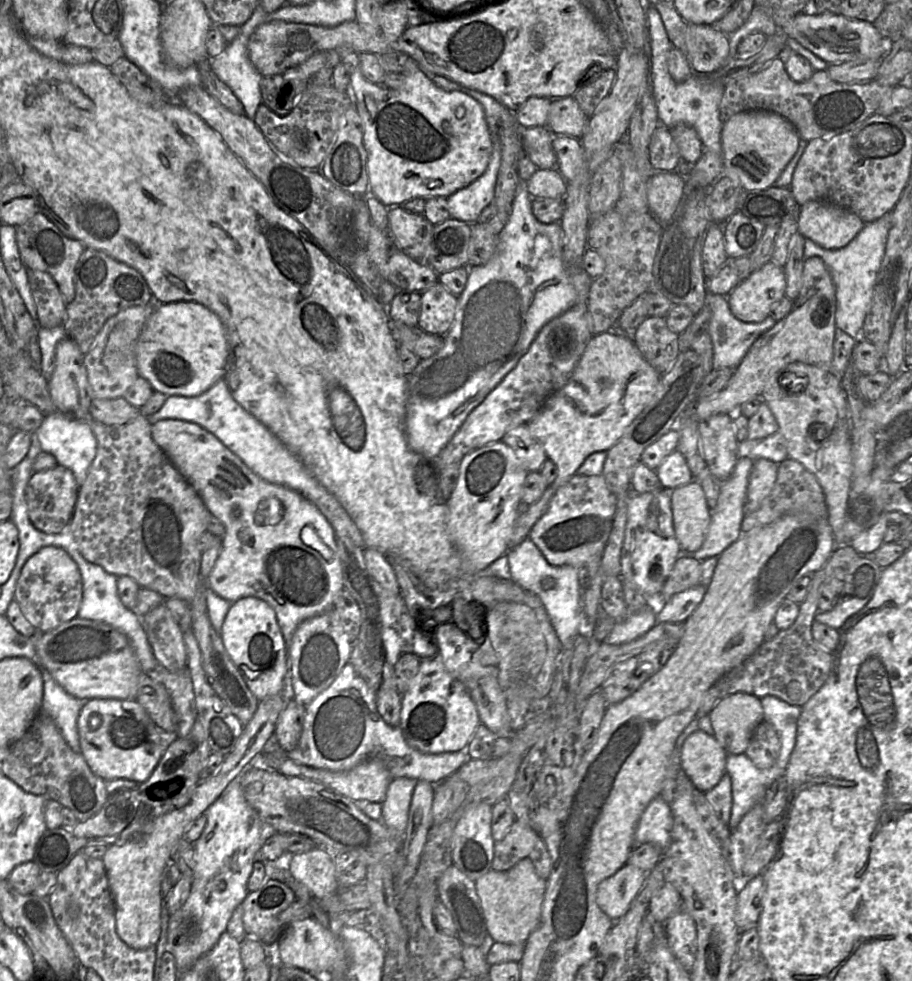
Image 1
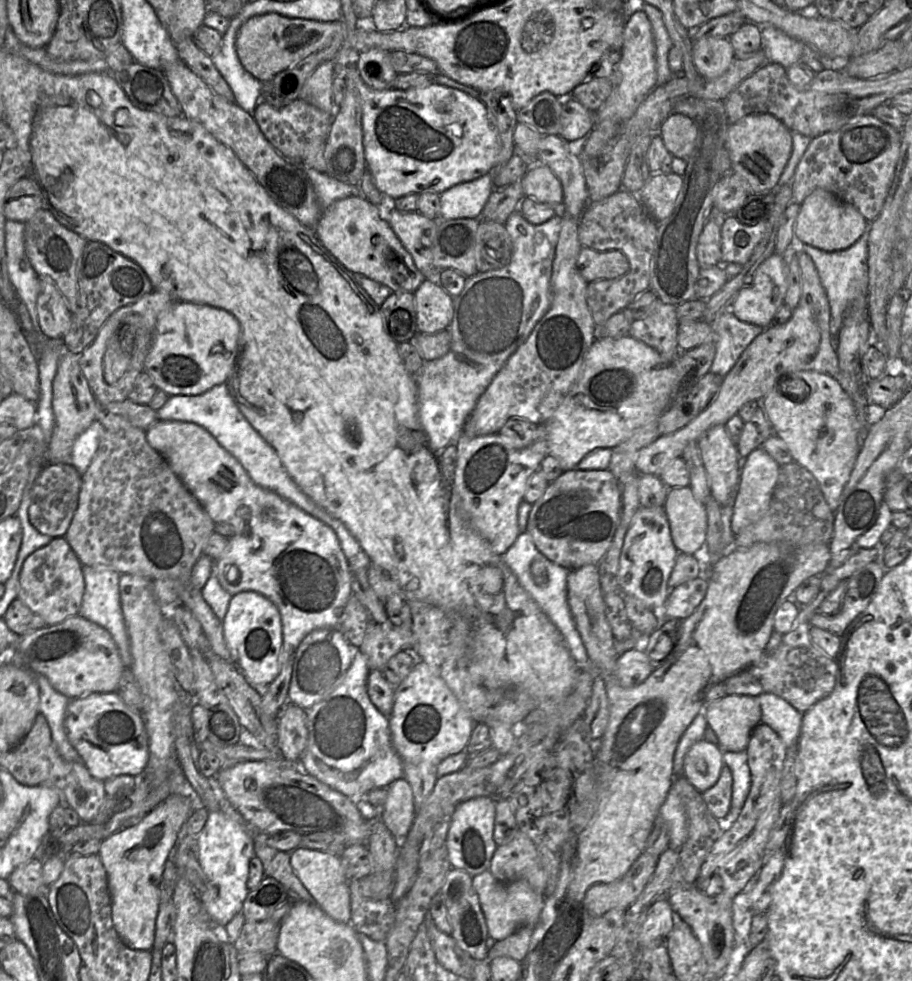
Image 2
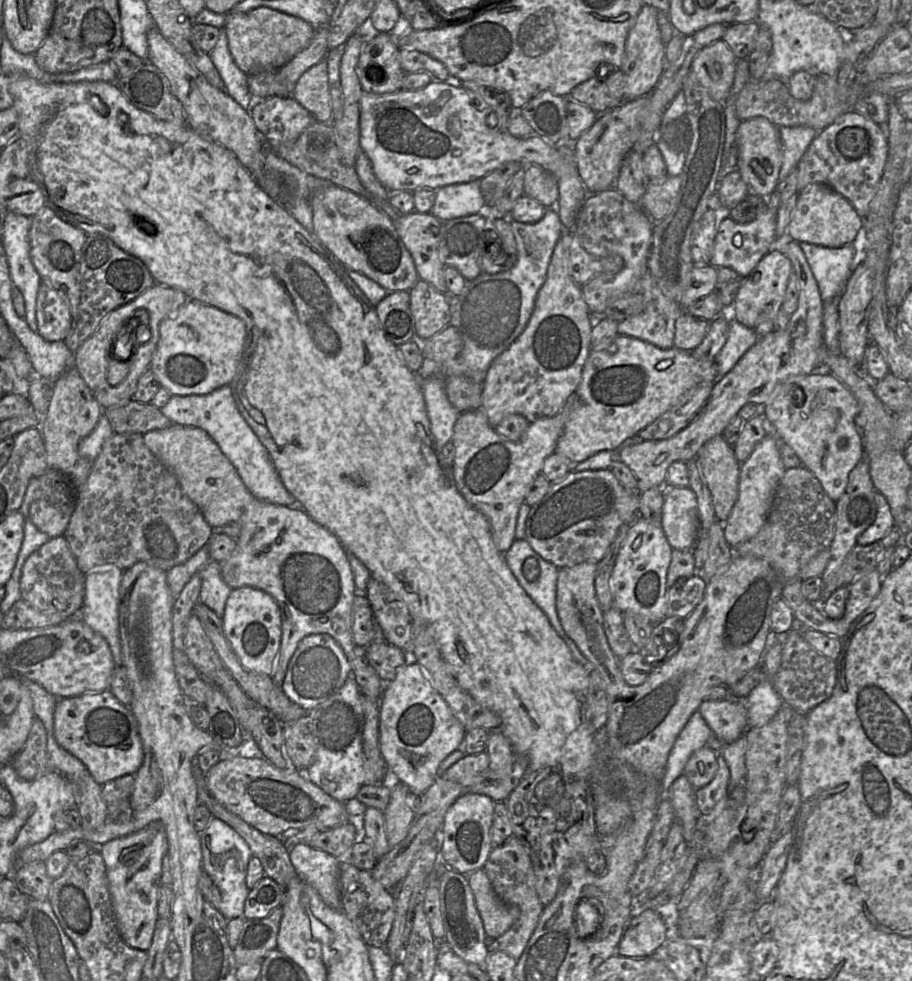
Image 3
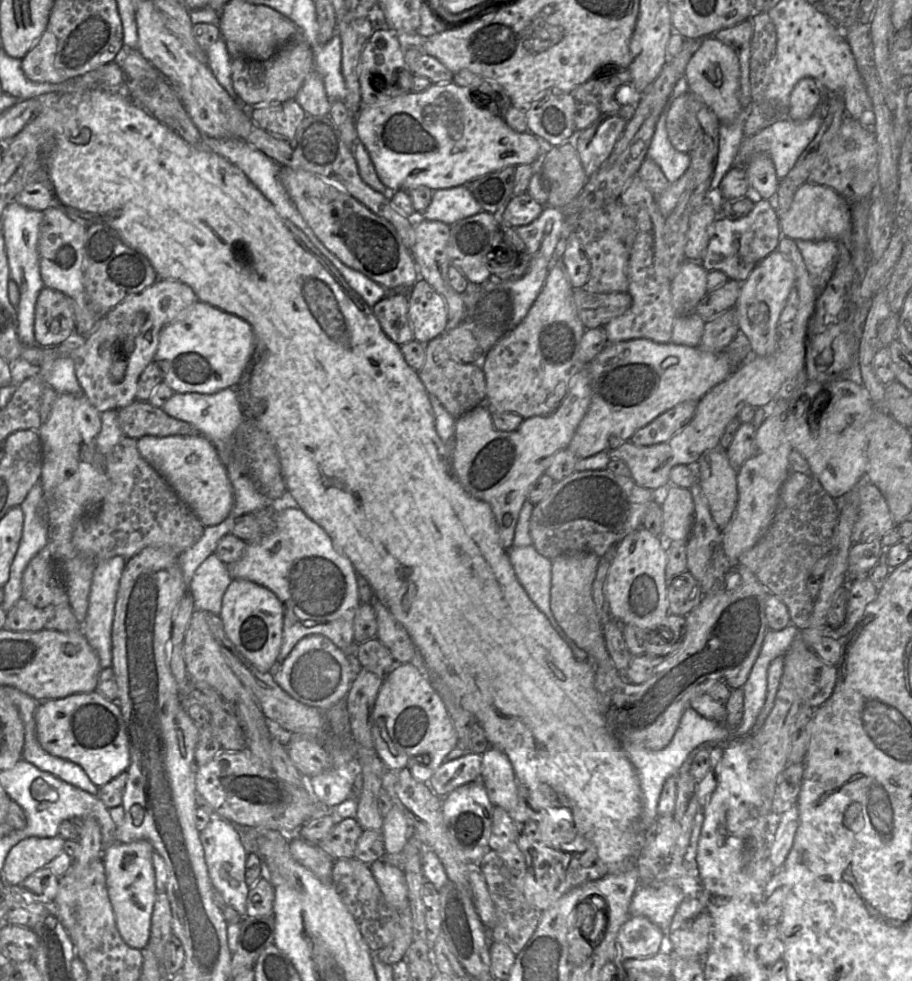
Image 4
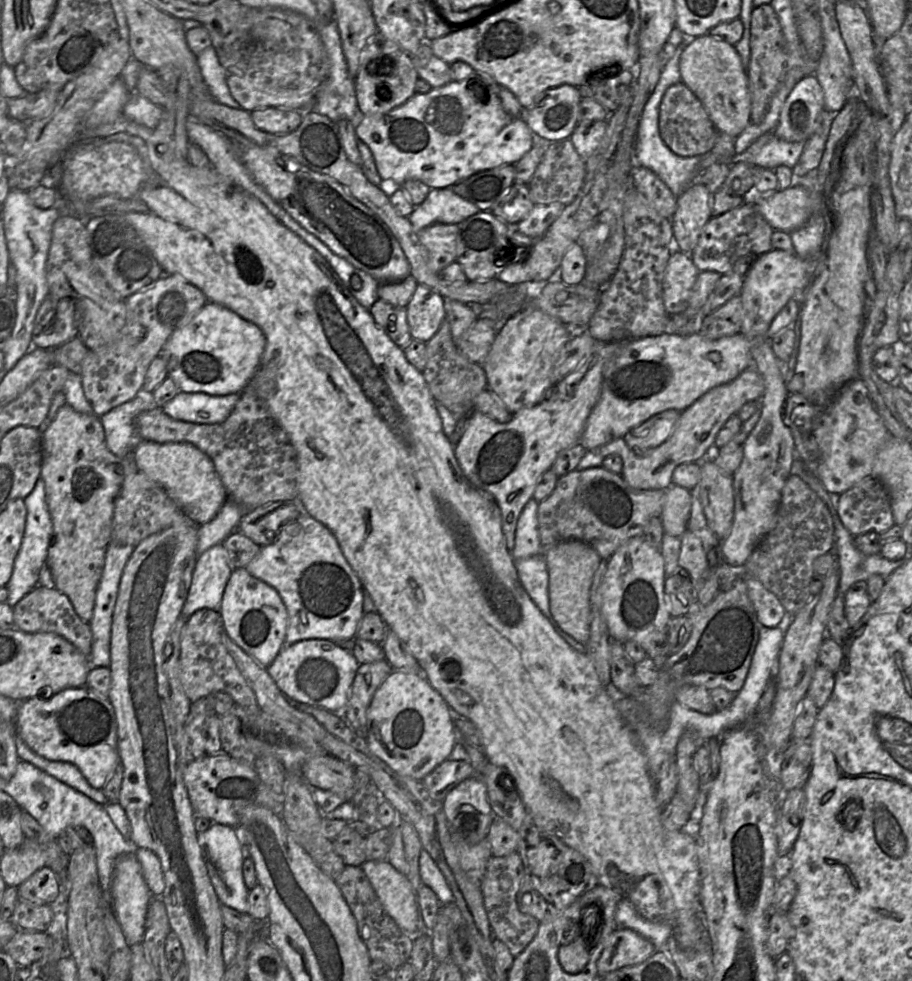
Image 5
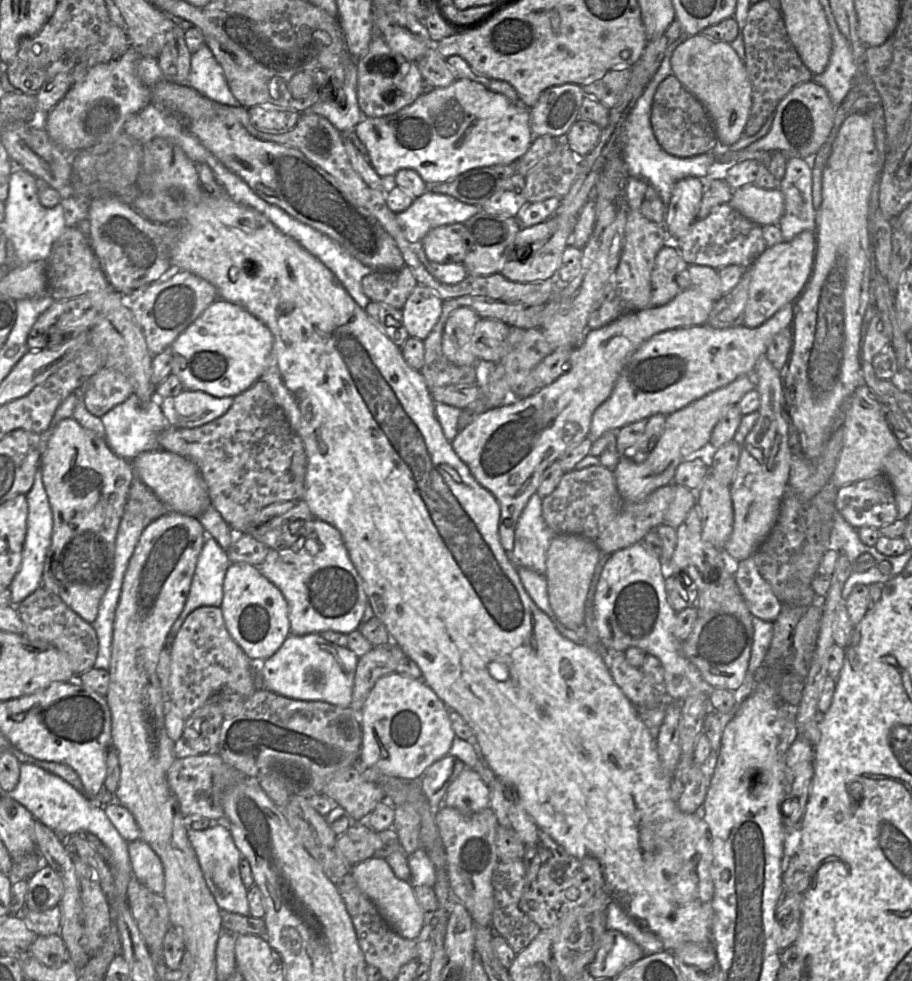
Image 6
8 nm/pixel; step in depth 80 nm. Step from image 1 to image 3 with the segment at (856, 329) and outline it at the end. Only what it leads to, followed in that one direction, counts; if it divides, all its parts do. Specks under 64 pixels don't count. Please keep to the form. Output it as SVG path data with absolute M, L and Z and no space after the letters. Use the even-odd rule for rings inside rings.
M806 242L797 243L805 254L824 303L837 301L859 264L859 243L839 248L828 248Z

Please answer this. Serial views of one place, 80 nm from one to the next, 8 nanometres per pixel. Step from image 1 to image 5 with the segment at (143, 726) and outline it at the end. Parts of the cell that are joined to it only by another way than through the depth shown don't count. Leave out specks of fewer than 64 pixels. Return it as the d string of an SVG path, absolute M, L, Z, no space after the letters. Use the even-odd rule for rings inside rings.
M88 686L67 688L49 698L22 701L15 727L17 736L32 751L48 760L74 764L93 788L102 789L120 764L113 706L107 697Z

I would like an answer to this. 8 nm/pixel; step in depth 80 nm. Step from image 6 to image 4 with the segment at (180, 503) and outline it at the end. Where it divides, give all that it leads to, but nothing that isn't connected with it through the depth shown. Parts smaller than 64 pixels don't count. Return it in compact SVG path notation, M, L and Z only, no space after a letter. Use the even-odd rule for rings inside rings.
M146 435L139 438L137 443L141 456L165 478L205 527L225 520L233 508L233 488L225 464L205 435Z

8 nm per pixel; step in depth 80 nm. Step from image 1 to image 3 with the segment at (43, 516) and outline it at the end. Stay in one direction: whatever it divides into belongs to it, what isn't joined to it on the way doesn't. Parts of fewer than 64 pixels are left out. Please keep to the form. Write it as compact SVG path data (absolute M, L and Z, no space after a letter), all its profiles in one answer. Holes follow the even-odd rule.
M47 468L30 505L34 525L50 538L63 536L77 504L77 490L61 470Z

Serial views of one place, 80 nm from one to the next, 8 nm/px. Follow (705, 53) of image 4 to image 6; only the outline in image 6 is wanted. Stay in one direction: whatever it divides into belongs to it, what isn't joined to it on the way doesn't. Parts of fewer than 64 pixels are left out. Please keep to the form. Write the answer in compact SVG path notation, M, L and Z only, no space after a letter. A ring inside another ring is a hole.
M702 34L681 43L671 57L673 74L707 111L720 143L729 148L744 134L752 106L752 87L744 62L730 43Z

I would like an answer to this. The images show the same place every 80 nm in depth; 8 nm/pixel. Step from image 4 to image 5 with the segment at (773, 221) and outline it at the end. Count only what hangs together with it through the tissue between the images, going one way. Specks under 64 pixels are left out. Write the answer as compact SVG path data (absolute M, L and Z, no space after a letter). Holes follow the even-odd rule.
M751 203L732 209L720 216L712 217L703 227L698 243L688 254L699 271L714 271L721 275L739 274L745 276L752 264L763 254L771 251L771 236L774 229L769 225L758 209Z

